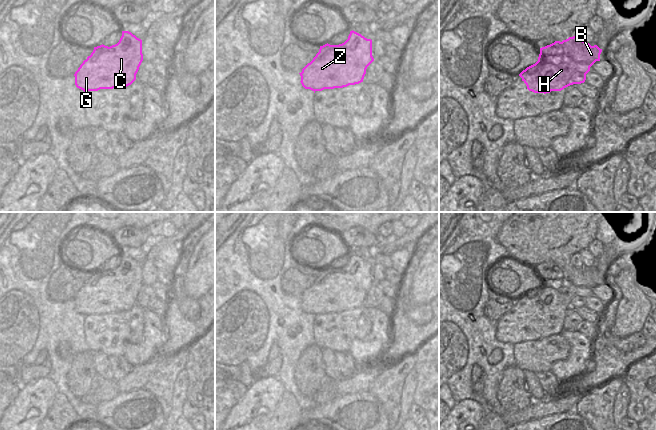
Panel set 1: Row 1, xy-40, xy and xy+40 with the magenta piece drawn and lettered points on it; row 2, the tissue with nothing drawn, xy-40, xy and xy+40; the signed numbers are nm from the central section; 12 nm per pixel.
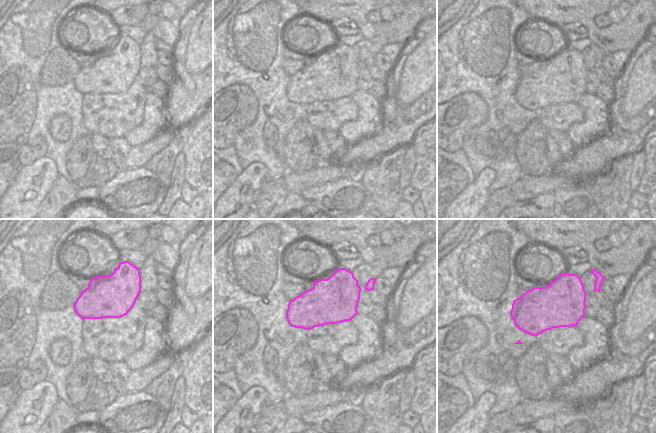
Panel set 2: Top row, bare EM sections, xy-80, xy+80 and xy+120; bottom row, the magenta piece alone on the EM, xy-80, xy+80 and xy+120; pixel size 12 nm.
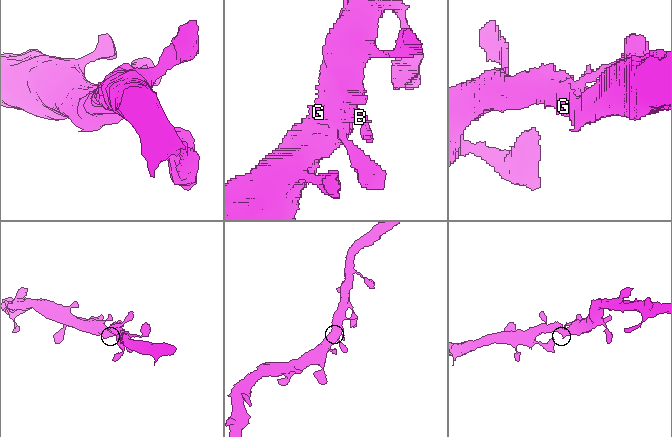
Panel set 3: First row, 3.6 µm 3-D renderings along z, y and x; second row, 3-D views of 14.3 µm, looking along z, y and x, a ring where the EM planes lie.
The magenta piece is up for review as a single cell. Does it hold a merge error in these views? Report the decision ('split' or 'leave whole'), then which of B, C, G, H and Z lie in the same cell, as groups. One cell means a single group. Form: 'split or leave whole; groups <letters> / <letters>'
leave whole; groups B C G H Z

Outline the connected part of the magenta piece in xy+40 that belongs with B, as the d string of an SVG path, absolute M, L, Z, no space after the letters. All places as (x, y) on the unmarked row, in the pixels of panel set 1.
M580 260L540 272L538 285L523 294L519 300L527 313L534 317L550 317L581 308L590 291L600 285L602 273L591 270Z

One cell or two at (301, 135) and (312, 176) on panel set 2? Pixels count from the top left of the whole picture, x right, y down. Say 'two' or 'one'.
one

